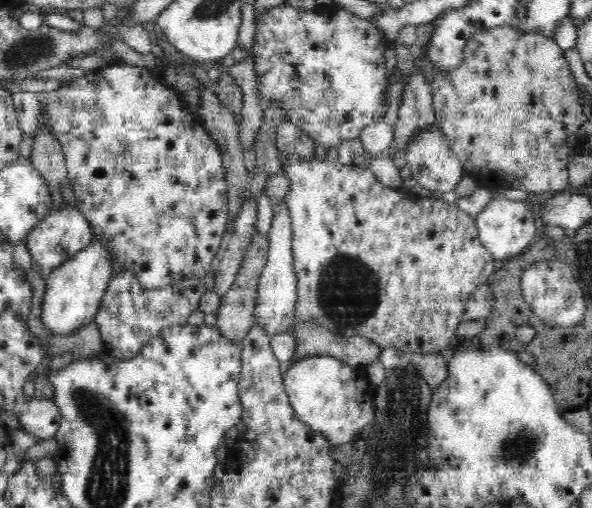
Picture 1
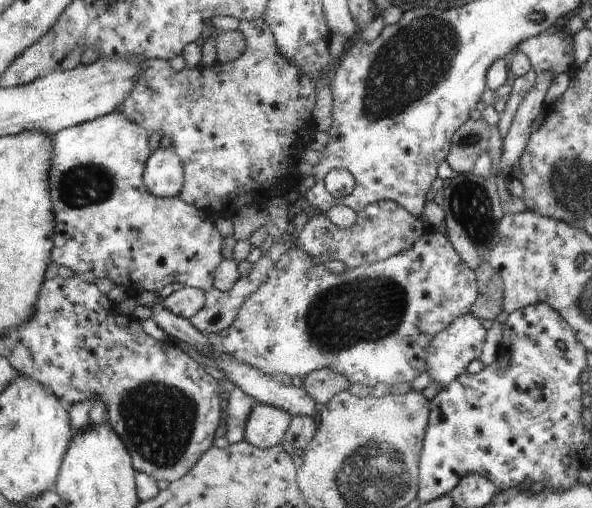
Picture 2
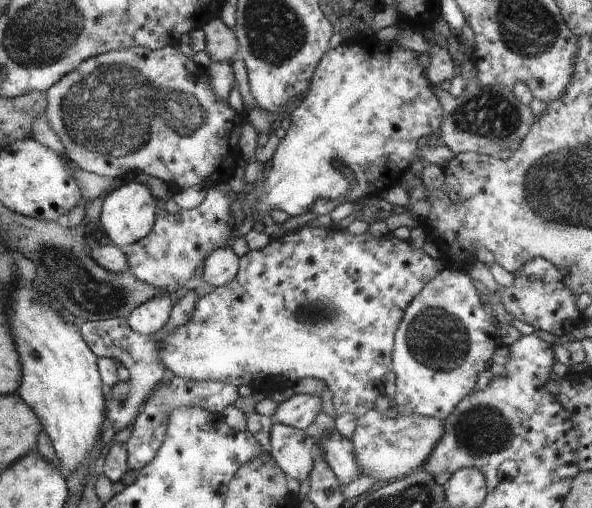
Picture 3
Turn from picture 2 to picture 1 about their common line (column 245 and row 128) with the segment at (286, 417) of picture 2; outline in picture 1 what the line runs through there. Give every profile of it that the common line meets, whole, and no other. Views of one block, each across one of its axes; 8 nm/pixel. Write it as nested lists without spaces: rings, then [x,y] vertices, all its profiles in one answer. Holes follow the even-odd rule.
[[[438,124],[423,131],[415,140],[406,146],[406,173],[416,179],[424,188],[428,190],[450,192],[458,186],[458,182],[465,173],[462,164],[453,155],[453,150],[444,137]]]

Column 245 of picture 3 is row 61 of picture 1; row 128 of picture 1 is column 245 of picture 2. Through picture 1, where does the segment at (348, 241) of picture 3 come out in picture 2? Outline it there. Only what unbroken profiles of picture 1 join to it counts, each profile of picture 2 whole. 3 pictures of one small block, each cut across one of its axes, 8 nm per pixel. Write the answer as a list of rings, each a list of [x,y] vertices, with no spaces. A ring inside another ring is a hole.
[[[441,228],[426,232],[423,236],[420,236],[419,243],[411,247],[408,251],[400,252],[400,255],[390,256],[387,260],[376,260],[376,263],[363,263],[353,268],[347,267],[340,274],[334,274],[332,270],[326,269],[322,264],[316,264],[312,258],[310,254],[297,247],[290,247],[281,255],[278,262],[274,264],[274,268],[268,272],[266,282],[262,282],[256,288],[256,292],[252,292],[242,302],[242,306],[238,308],[234,322],[226,328],[228,335],[224,336],[222,344],[219,345],[219,349],[222,352],[225,352],[228,356],[234,356],[236,362],[244,362],[244,364],[248,364],[250,368],[258,370],[264,376],[274,377],[277,374],[288,374],[291,378],[293,376],[304,378],[317,369],[328,368],[344,376],[351,384],[359,383],[371,387],[375,387],[377,384],[390,386],[393,384],[410,384],[414,378],[418,377],[418,374],[424,372],[426,352],[429,352],[426,348],[431,348],[432,340],[440,332],[451,327],[460,316],[468,315],[468,312],[471,312],[474,300],[478,297],[474,270],[459,256]]]

